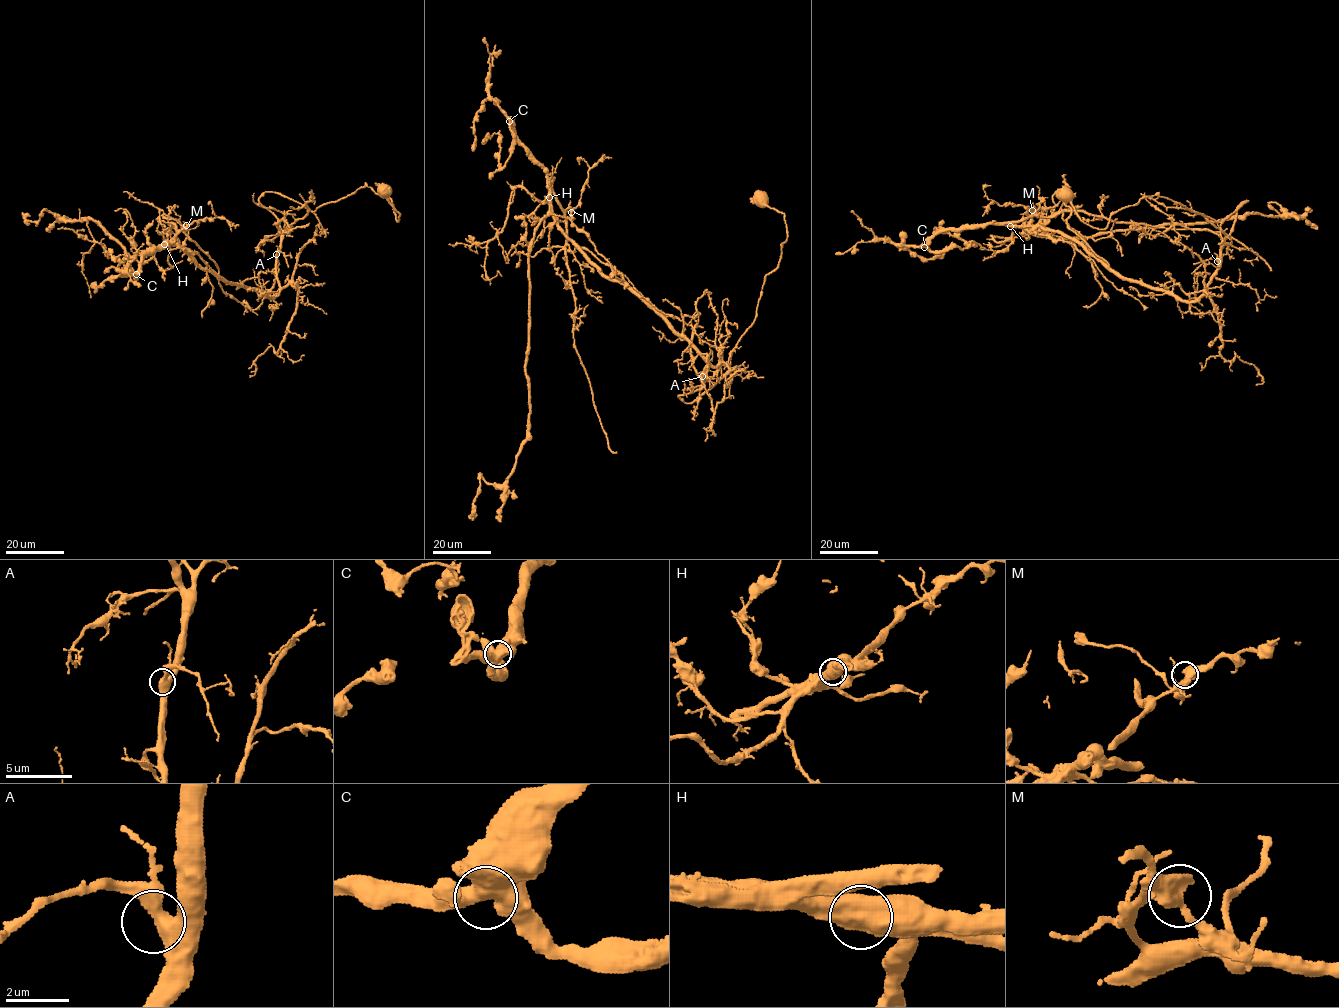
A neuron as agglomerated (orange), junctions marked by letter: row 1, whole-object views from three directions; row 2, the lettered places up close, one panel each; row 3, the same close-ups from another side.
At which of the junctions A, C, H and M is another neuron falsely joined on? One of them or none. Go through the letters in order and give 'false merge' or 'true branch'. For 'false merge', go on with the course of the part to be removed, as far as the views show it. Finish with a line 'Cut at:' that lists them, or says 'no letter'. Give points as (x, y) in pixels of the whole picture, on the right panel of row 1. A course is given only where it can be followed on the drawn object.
A: true branch
C: true branch
H: false merge | (1010, 226), (1005, 223), (1031, 215), (1084, 210), (1118, 222), (1219, 231), (1257, 254), (1270, 271)
M: true branch
Cut at: H

